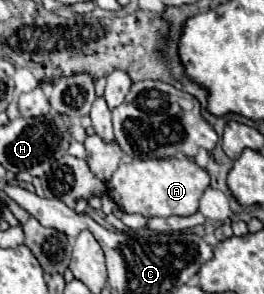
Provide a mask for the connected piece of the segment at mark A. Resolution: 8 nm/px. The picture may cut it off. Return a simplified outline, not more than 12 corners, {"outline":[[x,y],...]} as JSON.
{"outline":[[125,154],[107,182],[123,212],[195,214],[209,174],[193,158]]}

